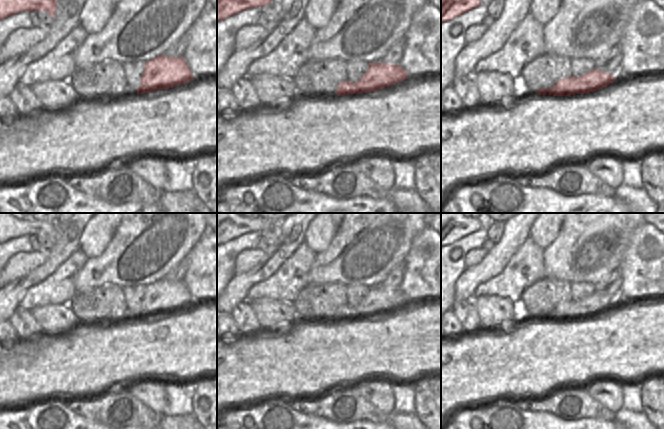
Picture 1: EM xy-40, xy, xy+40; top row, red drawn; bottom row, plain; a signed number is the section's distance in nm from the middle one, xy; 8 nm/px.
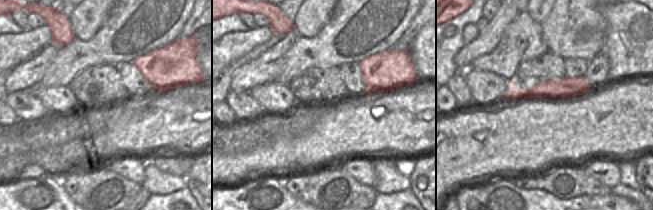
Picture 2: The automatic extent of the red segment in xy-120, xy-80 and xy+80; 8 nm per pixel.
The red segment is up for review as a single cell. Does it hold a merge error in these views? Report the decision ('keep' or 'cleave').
keep

